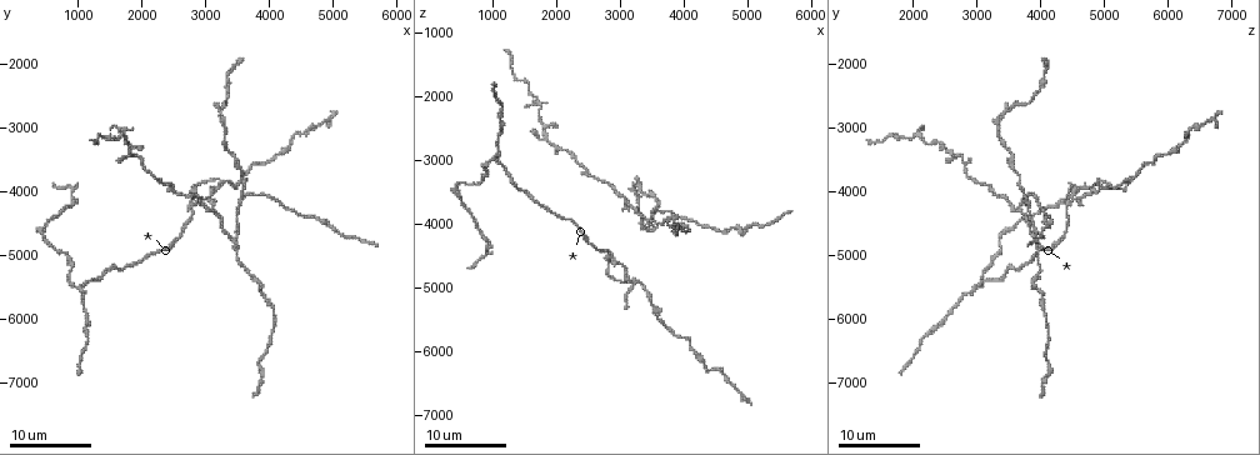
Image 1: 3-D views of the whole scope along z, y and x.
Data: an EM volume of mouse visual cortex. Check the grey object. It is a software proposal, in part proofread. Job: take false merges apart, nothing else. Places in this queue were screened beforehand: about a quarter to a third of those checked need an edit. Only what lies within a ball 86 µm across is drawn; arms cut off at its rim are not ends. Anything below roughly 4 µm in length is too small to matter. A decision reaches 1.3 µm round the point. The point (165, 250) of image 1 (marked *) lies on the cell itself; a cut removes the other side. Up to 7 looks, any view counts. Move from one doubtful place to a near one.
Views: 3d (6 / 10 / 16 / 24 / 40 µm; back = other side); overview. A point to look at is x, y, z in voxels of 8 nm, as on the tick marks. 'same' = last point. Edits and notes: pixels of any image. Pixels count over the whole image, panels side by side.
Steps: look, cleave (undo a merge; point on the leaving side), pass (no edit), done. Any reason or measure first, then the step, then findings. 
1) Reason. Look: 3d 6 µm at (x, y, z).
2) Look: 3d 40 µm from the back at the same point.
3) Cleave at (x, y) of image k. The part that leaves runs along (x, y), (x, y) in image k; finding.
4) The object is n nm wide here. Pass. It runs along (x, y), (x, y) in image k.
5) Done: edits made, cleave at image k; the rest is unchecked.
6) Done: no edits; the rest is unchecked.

Look: 3d 24 µm at (2800, 4200, 4400).

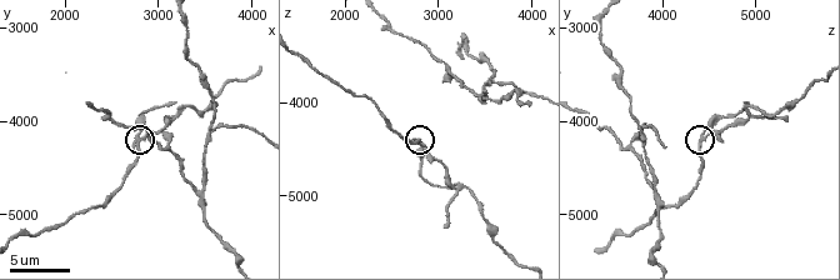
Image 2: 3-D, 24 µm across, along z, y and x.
Look: 3d 6 µm at (2800, 4200, 4400).

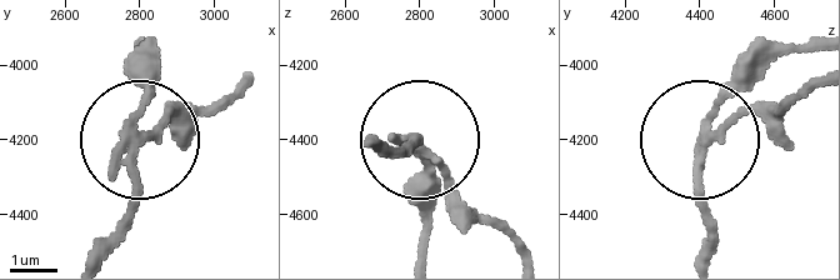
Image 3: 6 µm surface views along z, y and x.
The object is 220 nm wide here. Cleave at (141, 79) of image 3. The part that leaves runs along (700, 143), (724, 99), (808, 51) in image 3; two cells meet here.

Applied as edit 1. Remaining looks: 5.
See it whole again. Look: overview.

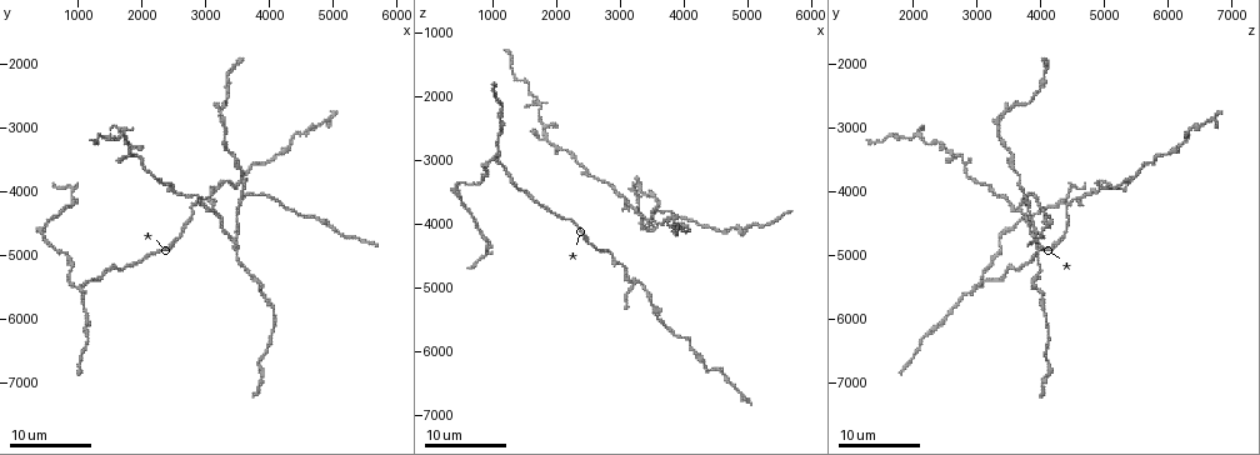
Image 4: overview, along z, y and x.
Three-way junction. Look: 3d 6 µm at (3500, 4750, 3900).

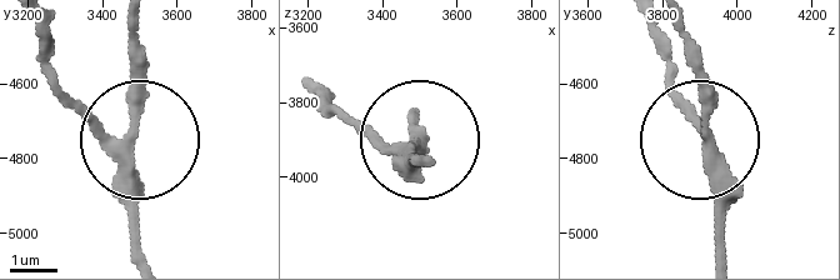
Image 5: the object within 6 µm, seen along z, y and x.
Look: 3d 6 µm from the back at (3470, 4750, 3920).

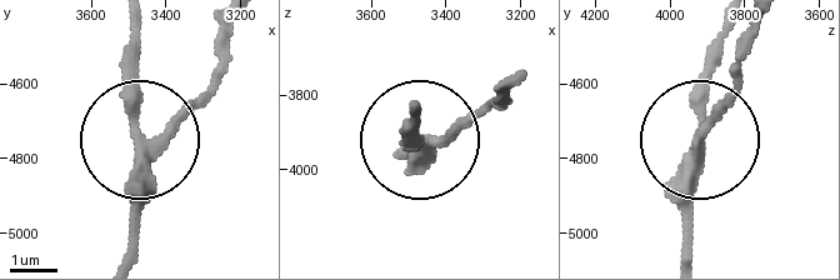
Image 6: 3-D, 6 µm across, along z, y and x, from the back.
The object is 260 nm wide here. Cleave at (203, 106) of image 6. The part that leaves runs along (158, 140), (213, 73), (229, 25) in image 6; two cells meet here.

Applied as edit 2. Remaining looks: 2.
Done: edits made, cleave at image 3, cleave at image 6; the rest is unchecked.

